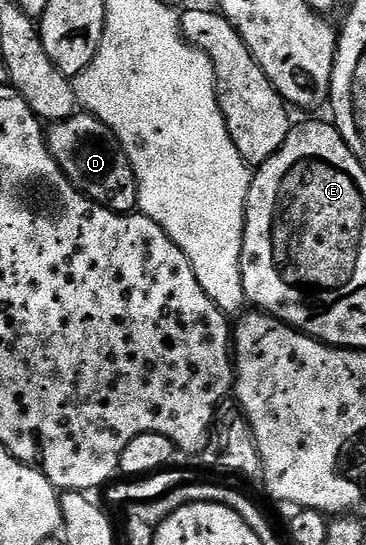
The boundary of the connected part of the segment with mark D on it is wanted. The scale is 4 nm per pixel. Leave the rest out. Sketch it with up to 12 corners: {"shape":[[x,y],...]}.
{"shape":[[98,117],[48,126],[71,184],[113,213],[137,209],[135,171]]}

